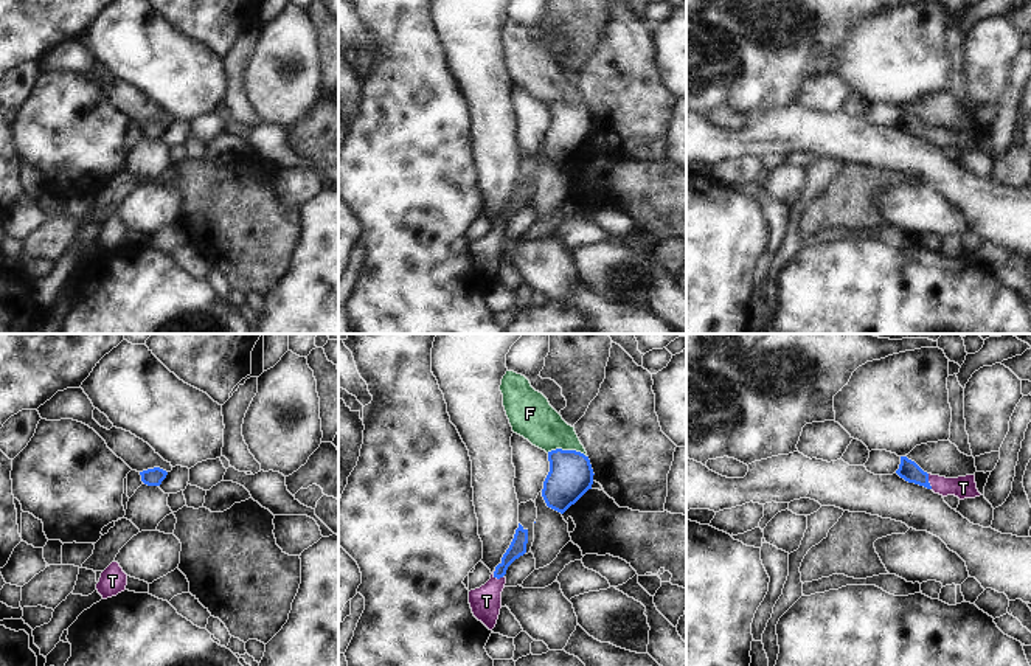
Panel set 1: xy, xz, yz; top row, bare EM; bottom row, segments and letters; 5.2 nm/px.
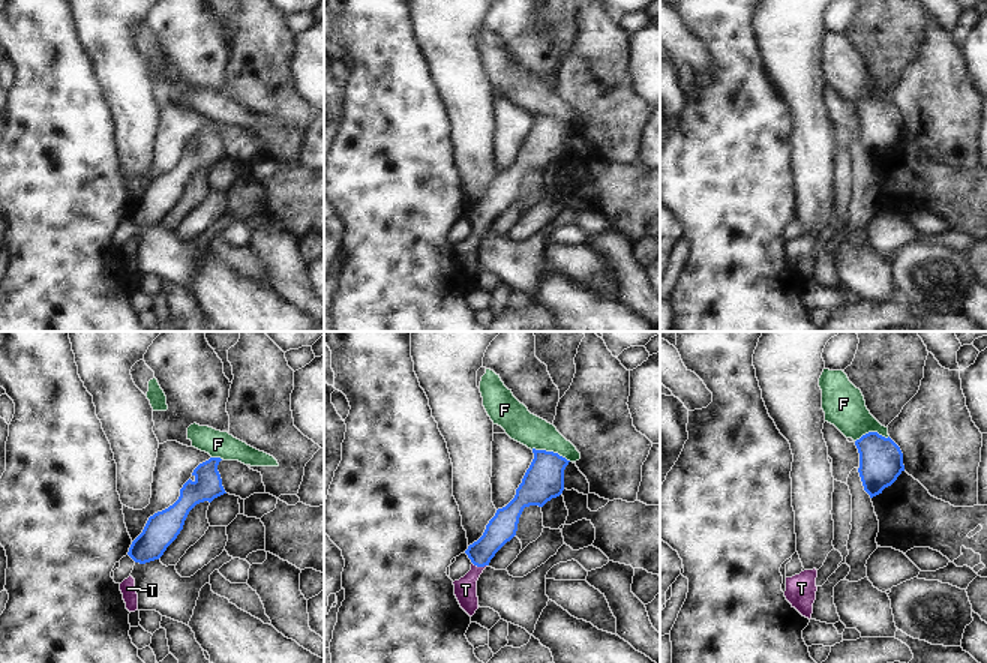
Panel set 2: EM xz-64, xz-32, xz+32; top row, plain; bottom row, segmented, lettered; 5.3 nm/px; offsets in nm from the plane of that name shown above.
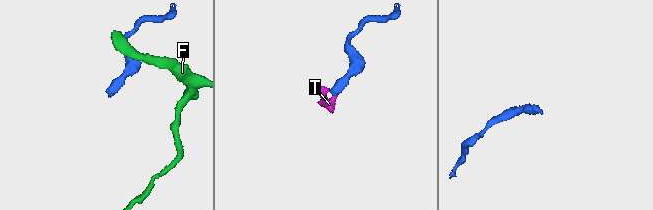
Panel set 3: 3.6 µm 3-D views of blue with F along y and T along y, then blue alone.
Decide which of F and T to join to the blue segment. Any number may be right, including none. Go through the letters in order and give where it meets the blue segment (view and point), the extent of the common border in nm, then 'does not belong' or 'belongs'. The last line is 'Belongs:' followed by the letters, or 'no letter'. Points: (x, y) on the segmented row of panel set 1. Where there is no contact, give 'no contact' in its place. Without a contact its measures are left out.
F: meets blue in xz at (567, 450); contact 200 nm long; does not belong
T: meets blue in xz at (497, 578); contact 70 nm long; belongs
Belongs: T

